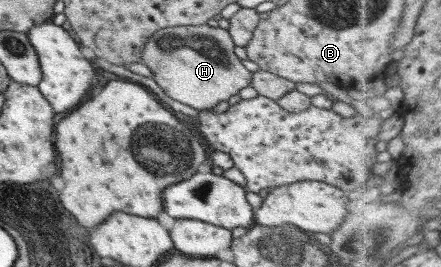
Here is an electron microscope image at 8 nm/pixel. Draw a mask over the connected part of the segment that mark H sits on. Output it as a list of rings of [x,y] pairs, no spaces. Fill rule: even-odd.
[[[207,24],[175,26],[163,31],[158,30],[145,42],[140,62],[150,69],[152,79],[167,97],[197,111],[211,110],[216,104],[227,101],[231,95],[237,94],[239,89],[250,83],[252,73],[239,62],[240,59],[233,51],[234,46],[225,29],[210,27]]]

